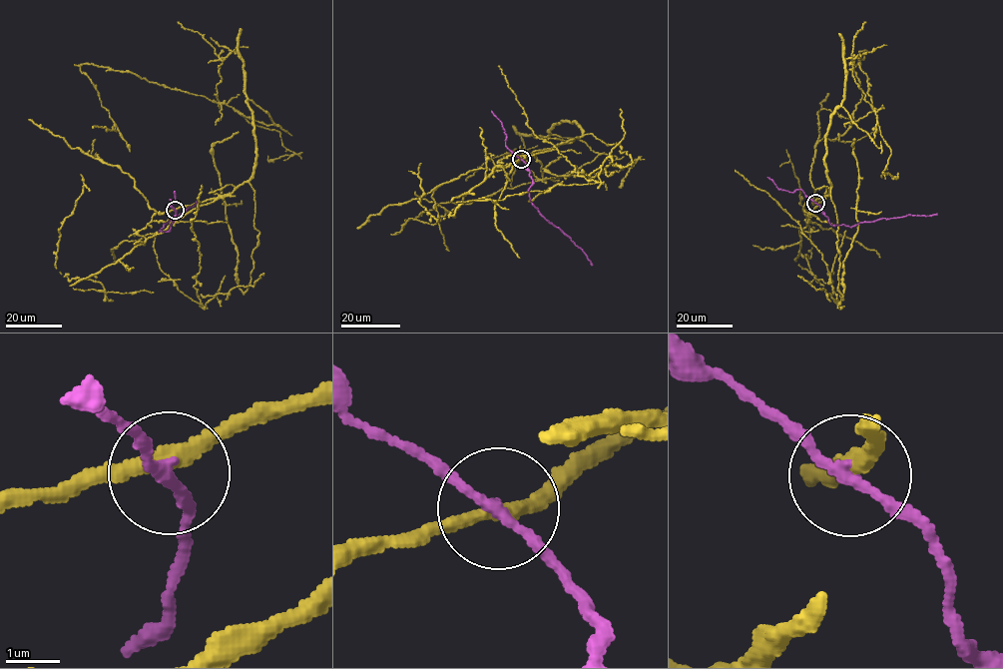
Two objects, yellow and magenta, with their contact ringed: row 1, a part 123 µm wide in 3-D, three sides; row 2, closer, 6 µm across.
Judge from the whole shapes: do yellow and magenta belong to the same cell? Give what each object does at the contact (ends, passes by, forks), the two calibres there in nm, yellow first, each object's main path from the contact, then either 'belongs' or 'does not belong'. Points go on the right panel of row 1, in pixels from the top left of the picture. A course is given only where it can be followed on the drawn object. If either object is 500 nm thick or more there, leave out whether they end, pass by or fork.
yellow passes by; magenta passes by; 260 nm thick on the yellow side, 190 nm on the other; yellow runs (815, 203), (831, 186), (824, 156), (836, 108), (874, 136), (866, 51), (852, 118), (820, 110); magenta runs (815, 203), (834, 226), (849, 227), (883, 218), (937, 214); does not belong

